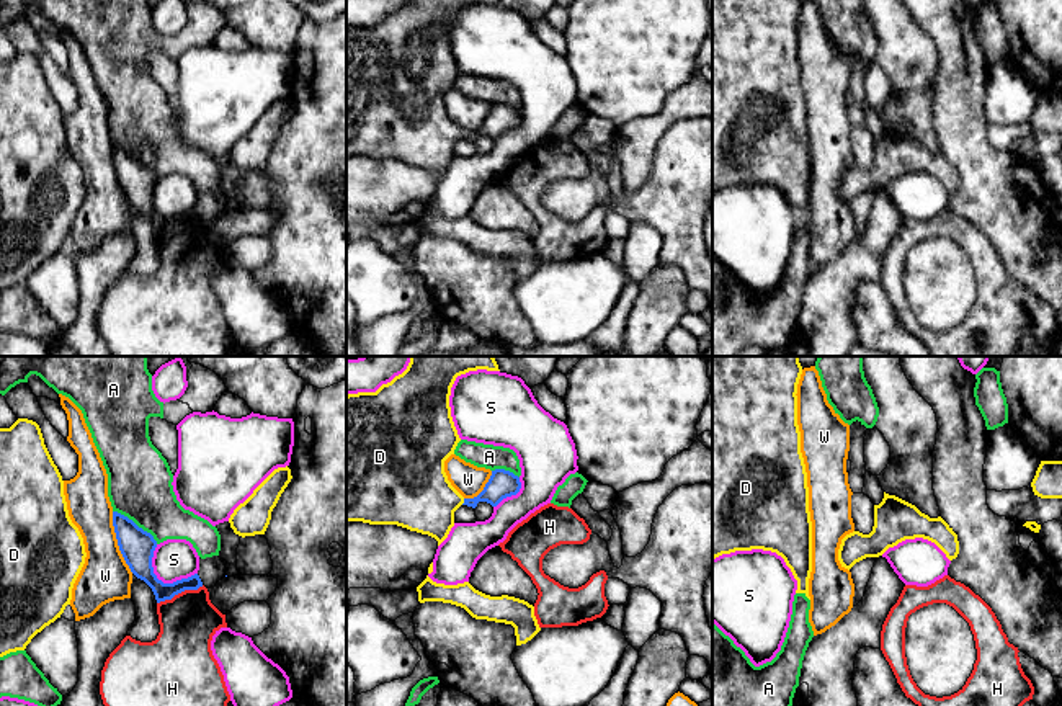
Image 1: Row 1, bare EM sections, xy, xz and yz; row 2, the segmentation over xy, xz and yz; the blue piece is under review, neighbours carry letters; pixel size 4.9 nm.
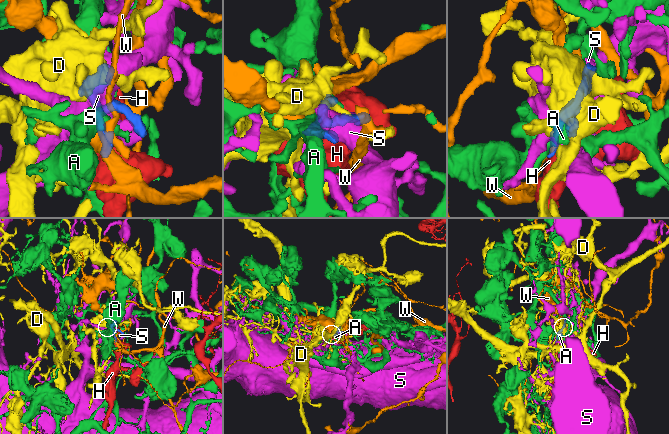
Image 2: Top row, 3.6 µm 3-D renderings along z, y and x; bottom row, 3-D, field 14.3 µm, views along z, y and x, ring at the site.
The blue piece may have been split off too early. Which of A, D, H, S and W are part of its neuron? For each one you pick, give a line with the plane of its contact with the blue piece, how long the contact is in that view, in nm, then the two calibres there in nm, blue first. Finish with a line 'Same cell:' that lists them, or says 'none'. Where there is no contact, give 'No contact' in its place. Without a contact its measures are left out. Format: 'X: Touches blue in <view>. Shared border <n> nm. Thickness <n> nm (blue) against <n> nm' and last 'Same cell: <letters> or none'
D: Touches blue in xz. Shared border 40 nm. Thickness 140 nm (blue) against 340 nm
Same cell: D

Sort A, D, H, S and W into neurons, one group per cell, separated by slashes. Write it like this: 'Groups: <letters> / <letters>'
Groups: A / D / H / S / W

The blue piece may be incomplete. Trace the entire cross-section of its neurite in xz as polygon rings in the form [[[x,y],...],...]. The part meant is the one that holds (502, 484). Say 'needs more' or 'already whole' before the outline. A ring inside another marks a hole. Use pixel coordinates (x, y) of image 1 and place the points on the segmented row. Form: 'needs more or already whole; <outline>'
needs more; [[[410,356],[407,369],[376,392],[346,395],[346,521],[397,525],[428,534],[440,546],[454,526],[454,512],[461,505],[475,508],[479,502],[487,502],[497,507],[503,498],[520,492],[518,476],[495,469],[477,497],[464,498],[444,472],[444,461],[454,454],[461,441],[451,417],[451,387],[457,376],[477,369],[500,371],[493,356]]]

